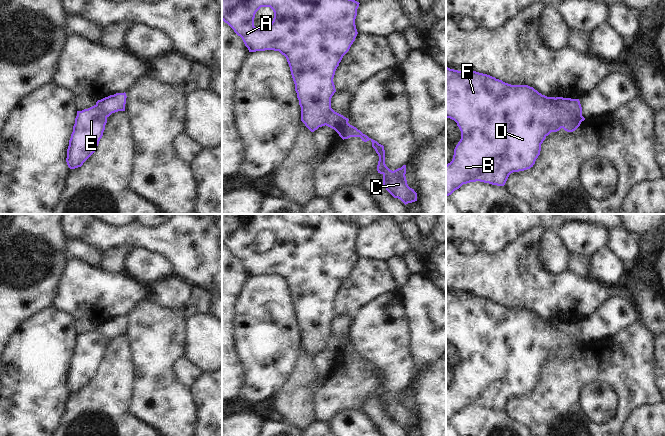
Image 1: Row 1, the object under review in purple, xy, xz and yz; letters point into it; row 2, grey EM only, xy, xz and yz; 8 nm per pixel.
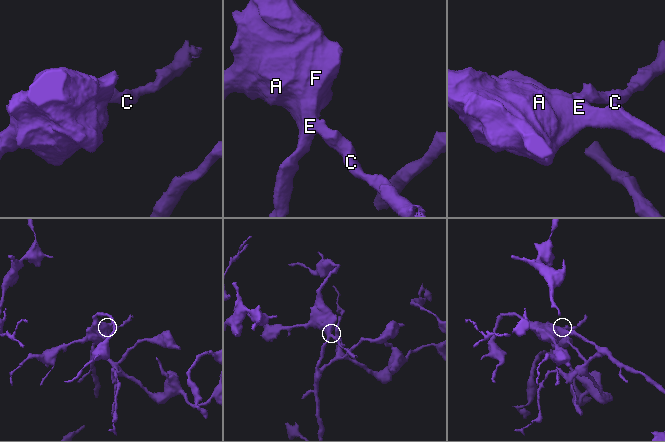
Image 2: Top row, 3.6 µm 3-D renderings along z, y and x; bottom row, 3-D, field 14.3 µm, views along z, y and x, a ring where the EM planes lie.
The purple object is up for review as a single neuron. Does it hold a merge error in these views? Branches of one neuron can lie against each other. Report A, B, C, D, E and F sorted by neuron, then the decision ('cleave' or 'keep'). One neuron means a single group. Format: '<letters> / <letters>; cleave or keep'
A B D E F / C; cleave

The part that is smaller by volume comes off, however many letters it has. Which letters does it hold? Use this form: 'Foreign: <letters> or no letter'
Foreign: C

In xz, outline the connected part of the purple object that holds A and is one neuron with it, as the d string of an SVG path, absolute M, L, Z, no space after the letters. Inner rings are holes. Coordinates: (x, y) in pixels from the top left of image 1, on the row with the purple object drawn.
M222 0L222 20L242 38L249 52L274 50L286 57L301 107L301 121L314 132L325 126L331 98L336 92L335 71L358 34L355 19L359 4L355 0ZM261 7L270 7L274 18L267 27L256 28L254 18Z

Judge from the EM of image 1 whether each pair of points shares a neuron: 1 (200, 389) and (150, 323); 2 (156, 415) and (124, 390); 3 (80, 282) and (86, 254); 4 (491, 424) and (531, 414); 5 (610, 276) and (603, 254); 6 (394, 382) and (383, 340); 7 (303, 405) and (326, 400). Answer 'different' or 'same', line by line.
1: different
2: different
3: different
4: different
5: same
6: same
7: different

